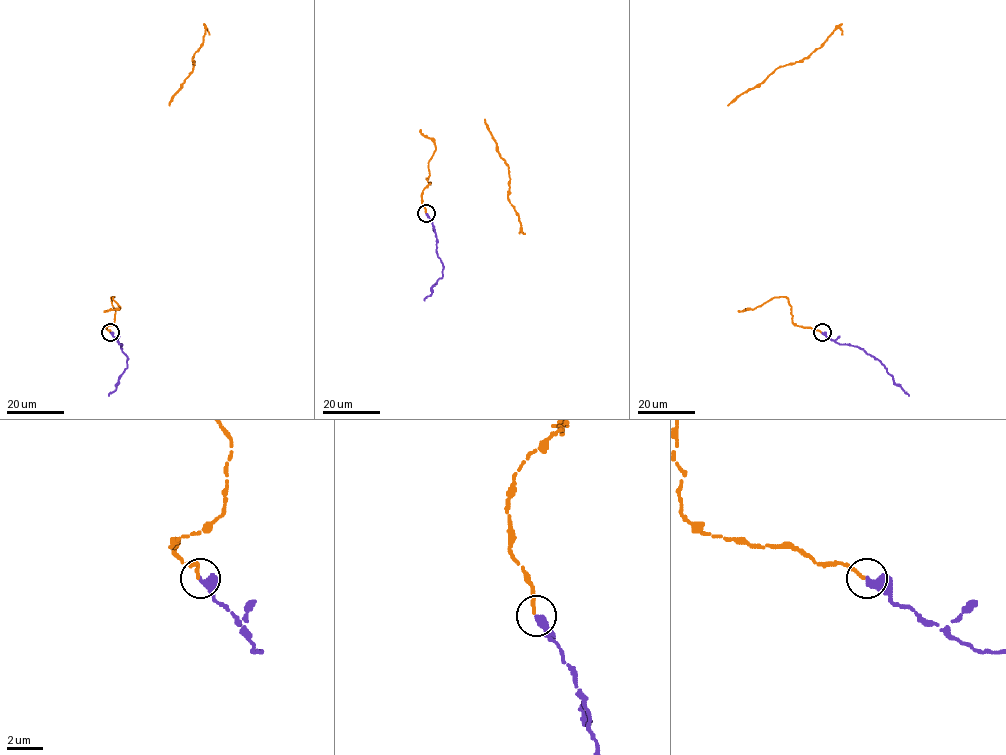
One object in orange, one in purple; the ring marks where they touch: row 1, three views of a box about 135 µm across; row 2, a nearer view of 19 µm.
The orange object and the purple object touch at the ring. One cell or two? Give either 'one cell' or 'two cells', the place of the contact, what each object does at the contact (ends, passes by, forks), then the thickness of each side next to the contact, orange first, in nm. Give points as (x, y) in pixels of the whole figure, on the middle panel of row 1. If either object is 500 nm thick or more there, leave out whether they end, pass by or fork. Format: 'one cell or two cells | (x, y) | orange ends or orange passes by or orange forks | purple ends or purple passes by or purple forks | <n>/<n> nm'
one cell | (426, 213) | orange ends | purple ends | 200/400 nm

